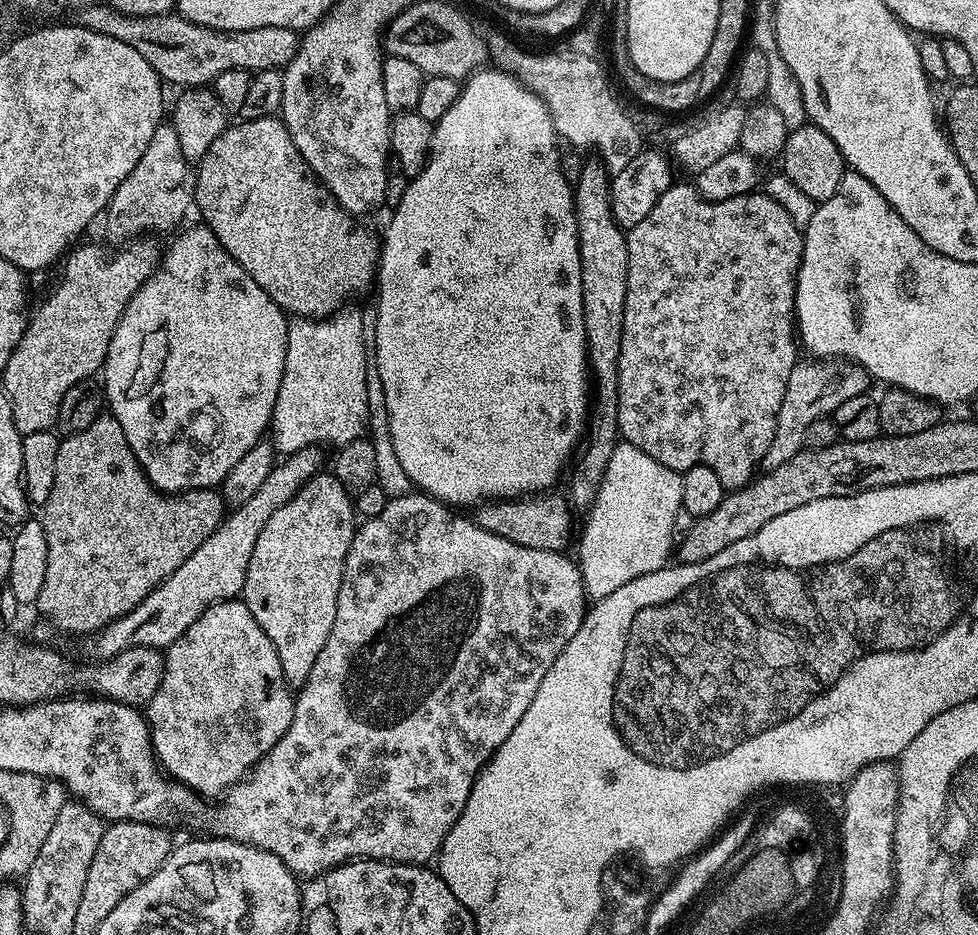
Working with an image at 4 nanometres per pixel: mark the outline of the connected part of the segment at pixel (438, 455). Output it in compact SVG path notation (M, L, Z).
M492 66L473 72L463 81L458 102L454 102L454 106L450 106L450 110L446 110L433 127L428 161L418 175L409 179L406 194L402 194L398 206L391 209L392 217L388 220L384 236L382 232L378 265L380 297L376 300L374 319L378 374L382 377L382 390L386 390L390 438L394 442L394 454L398 454L398 462L402 462L402 470L406 470L412 485L449 506L479 506L485 502L527 498L555 489L552 487L560 471L569 467L578 445L586 436L586 425L590 420L590 369L582 314L582 266L576 202L573 185L560 169L557 139L544 102L510 73Z

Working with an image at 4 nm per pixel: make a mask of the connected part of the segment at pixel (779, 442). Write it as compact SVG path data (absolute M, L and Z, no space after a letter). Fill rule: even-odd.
M798 362L792 367L790 382L786 382L786 394L782 398L782 406L778 410L778 422L774 426L774 438L770 441L770 450L766 450L764 455L763 467L765 469L782 466L782 462L790 462L790 458L794 458L794 454L804 451L806 426L810 426L810 422L831 417L832 413L838 410L838 406L842 406L842 402L847 402L849 398L855 396L863 396L869 391L870 377L867 370L860 367L859 364L851 362L812 363L816 364Z

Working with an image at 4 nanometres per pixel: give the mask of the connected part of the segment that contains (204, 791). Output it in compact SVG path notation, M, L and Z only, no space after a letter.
M237 598L235 600L223 600L207 608L196 619L194 626L190 626L190 630L186 630L186 634L182 634L182 638L178 638L167 648L163 653L163 658L164 673L160 685L154 694L154 698L150 698L146 705L148 729L152 735L152 749L156 755L156 763L177 784L184 784L192 789L197 796L201 798L209 798L208 796L223 797L232 785L243 780L251 772L254 765L283 738L294 718L294 692L287 678L282 674L282 662L278 662L278 650L274 650L274 642L270 642L270 638L266 638L266 630L262 630L262 626L258 626L258 621L254 619L254 614L250 614L250 610L244 604L243 599Z

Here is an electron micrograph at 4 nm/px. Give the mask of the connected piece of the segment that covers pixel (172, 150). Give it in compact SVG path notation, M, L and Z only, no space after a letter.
M161 122L158 130L154 130L154 138L150 138L150 146L142 154L138 166L126 174L126 178L114 190L110 198L106 211L103 213L104 228L108 231L108 236L112 242L128 242L133 238L143 237L145 234L156 234L152 232L171 233L177 227L176 223L184 216L184 211L194 204L196 195L196 173L193 165L182 154L182 149L178 144L178 137L171 123Z

